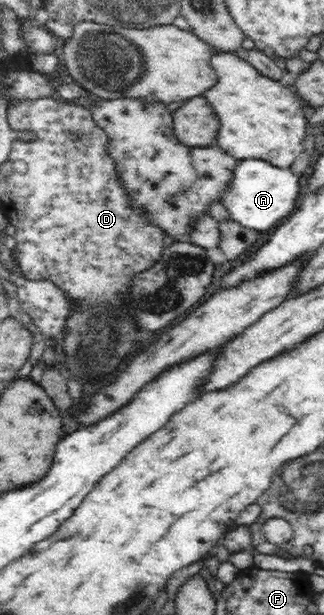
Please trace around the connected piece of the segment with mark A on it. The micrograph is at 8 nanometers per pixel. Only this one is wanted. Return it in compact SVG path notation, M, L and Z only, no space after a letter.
M241 159L232 168L231 178L219 198L220 203L236 223L251 230L269 230L295 210L299 200L298 180L290 168L279 168L261 159Z

